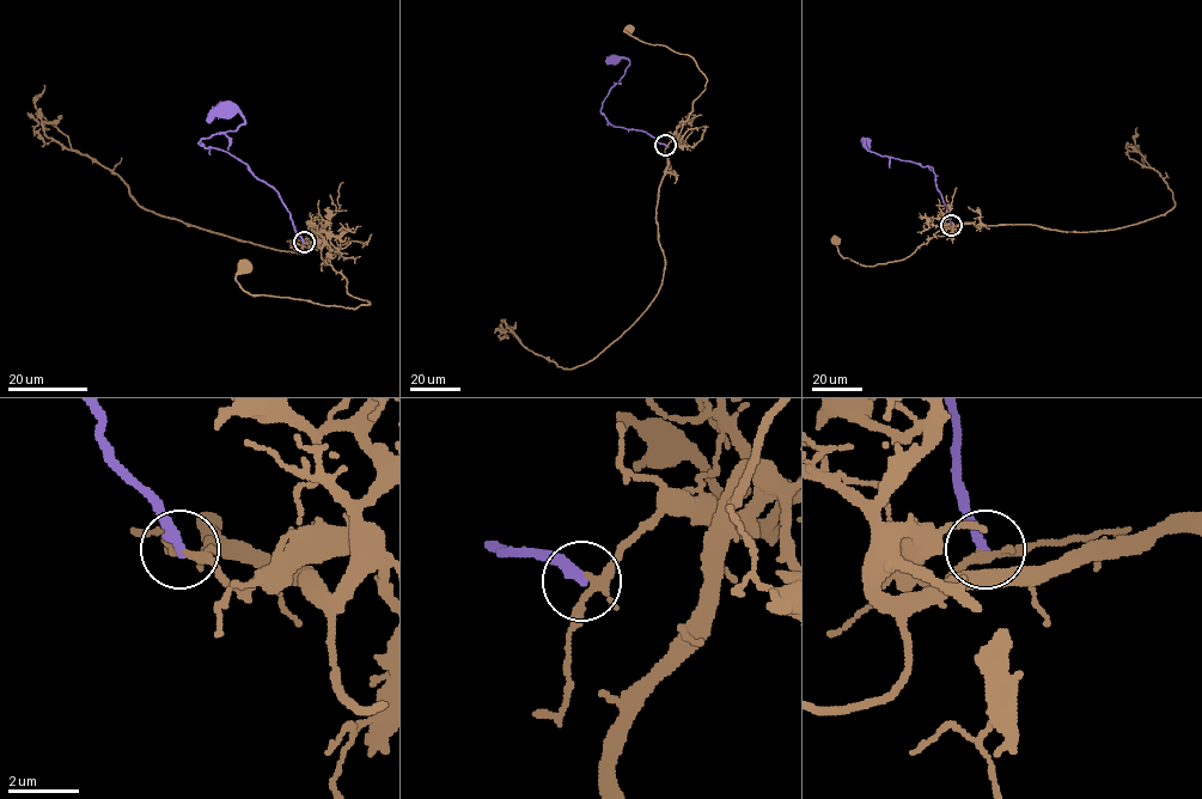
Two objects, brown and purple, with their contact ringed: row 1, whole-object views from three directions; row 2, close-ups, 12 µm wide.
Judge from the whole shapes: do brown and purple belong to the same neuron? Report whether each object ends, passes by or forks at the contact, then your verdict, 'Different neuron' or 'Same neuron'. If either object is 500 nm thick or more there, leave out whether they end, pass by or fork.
At the ring brown passes by. At the ring purple ends. Different neuron

